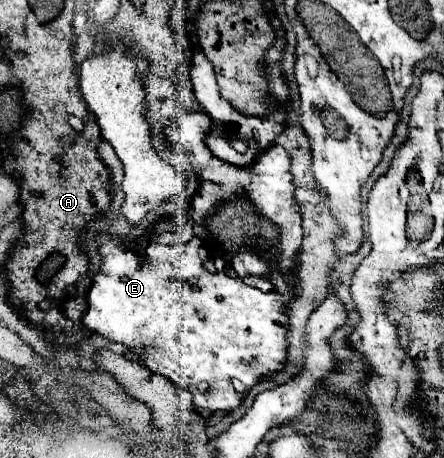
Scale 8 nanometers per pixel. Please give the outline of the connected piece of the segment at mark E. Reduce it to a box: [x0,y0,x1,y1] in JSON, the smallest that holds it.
[82,237,292,419]

